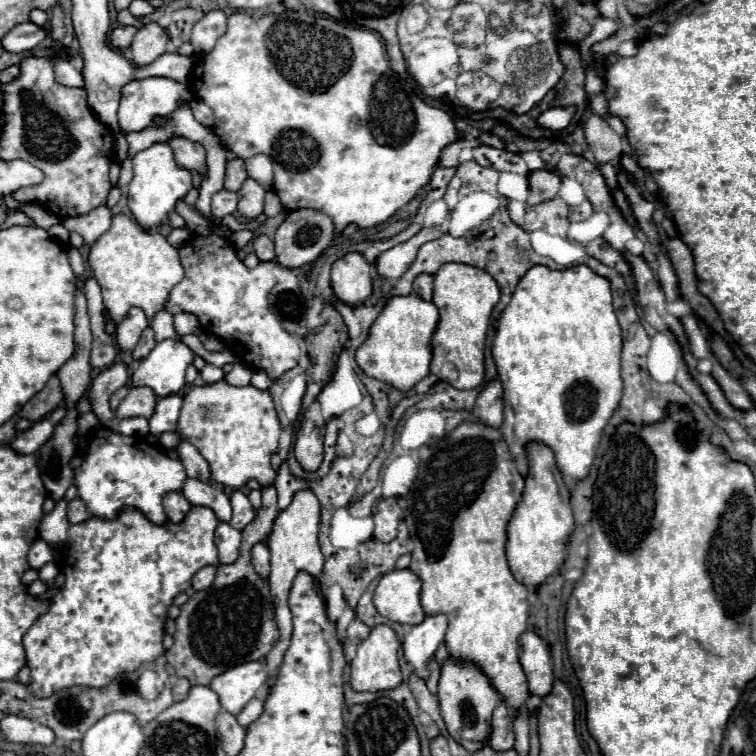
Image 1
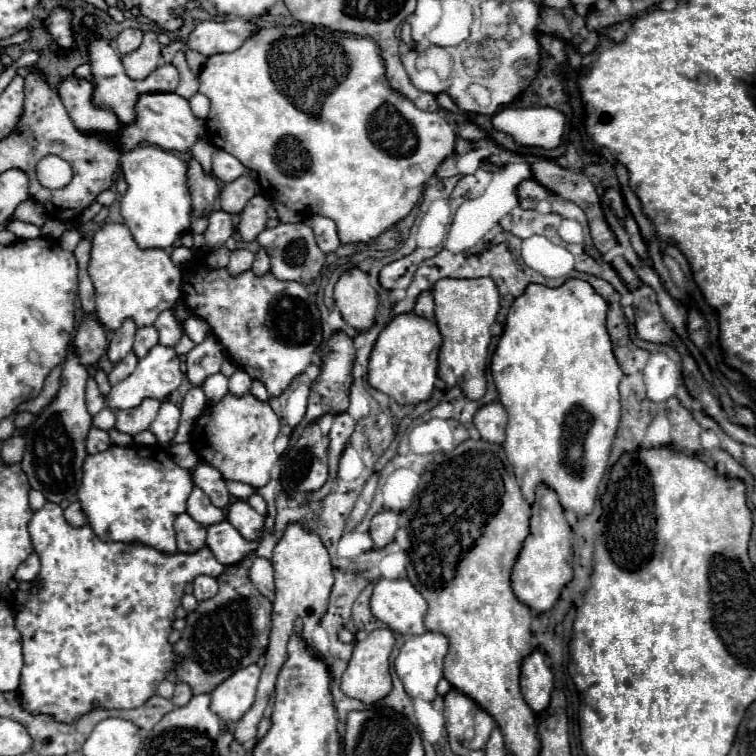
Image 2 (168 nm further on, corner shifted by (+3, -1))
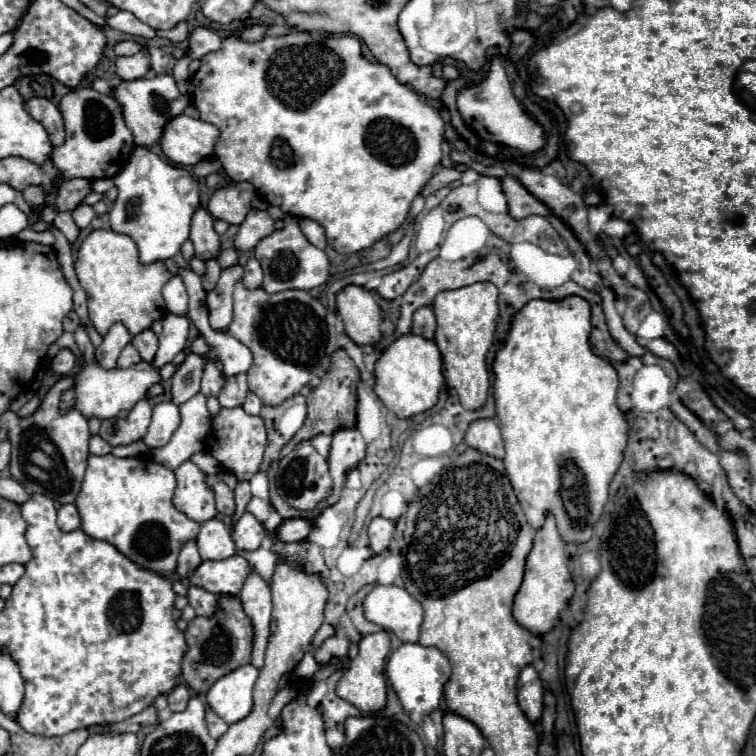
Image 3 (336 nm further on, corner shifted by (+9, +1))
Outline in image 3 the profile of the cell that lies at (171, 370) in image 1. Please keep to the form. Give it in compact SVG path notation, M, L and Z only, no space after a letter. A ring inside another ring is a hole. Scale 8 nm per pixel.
M79 324L77 330L73 332L75 336L75 342L79 346L79 350L83 352L85 356L85 366L77 372L77 380L75 380L75 388L73 390L67 390L63 394L63 400L61 400L61 408L63 412L69 410L69 408L77 408L83 412L85 418L89 416L97 416L101 420L107 420L107 418L115 418L119 412L129 412L139 400L145 400L149 396L149 390L155 386L155 384L161 384L161 376L159 376L159 368L151 362L139 362L127 370L105 370L101 368L93 358L89 358L89 354L93 354L93 346L91 346L91 340L87 336L87 326L85 324Z

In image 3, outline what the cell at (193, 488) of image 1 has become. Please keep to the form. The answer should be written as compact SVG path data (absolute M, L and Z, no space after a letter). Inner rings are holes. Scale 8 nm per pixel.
M183 462L177 470L177 490L175 490L175 506L185 512L191 520L203 524L211 518L215 518L215 498L207 484L205 474L193 464Z

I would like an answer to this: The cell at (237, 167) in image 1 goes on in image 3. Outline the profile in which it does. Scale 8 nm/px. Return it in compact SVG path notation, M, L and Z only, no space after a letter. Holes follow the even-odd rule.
M229 182L215 190L207 210L213 218L225 220L229 224L241 224L251 210L251 200L255 198L255 188L251 182Z

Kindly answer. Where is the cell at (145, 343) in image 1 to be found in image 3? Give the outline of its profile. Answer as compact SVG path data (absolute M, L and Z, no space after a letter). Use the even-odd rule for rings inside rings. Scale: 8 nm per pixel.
M143 330L141 334L133 336L133 346L137 348L143 360L153 360L157 352L157 336L151 330Z

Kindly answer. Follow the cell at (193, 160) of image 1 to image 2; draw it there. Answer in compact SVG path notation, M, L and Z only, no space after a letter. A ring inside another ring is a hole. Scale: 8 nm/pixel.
M197 160L189 162L189 172L187 172L187 184L191 188L191 198L193 198L193 218L209 216L215 206L217 206L217 194L219 186L215 178L205 176L201 170L201 164Z

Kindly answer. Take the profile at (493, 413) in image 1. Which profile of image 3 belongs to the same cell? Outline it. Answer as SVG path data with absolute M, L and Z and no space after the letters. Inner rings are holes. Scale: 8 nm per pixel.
M479 418L471 422L465 432L465 444L479 452L487 452L495 458L503 458L505 454L501 428L495 418Z

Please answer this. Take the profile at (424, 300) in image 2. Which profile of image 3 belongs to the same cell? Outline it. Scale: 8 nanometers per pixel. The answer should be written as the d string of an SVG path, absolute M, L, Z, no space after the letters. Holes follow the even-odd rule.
M423 306L413 314L411 332L425 336L425 338L433 338L433 334L435 334L435 314L433 314L431 306Z

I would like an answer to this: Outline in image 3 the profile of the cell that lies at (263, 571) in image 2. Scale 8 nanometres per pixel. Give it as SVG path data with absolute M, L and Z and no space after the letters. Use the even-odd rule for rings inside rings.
M251 572L241 588L239 598L243 600L243 610L253 620L255 642L253 642L253 660L255 668L263 666L265 648L269 640L269 620L271 620L271 590L269 584L257 574Z

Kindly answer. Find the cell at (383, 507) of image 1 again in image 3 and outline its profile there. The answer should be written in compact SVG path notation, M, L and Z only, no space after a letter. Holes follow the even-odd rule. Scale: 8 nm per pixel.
M381 516L371 520L367 534L369 534L369 546L373 548L375 554L381 554L383 550L389 548L391 540L393 540L393 532L395 532L393 520L387 520L387 518L381 518Z

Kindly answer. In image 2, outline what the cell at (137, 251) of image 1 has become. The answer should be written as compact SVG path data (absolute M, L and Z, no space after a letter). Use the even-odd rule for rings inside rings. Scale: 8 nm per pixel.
M103 224L93 240L91 240L91 258L89 258L89 276L95 286L95 304L97 304L97 320L107 330L119 330L125 318L133 318L135 324L141 326L153 326L157 316L163 310L169 310L175 306L175 302L181 296L181 270L171 262L171 256L165 250L141 250L129 228L125 224Z

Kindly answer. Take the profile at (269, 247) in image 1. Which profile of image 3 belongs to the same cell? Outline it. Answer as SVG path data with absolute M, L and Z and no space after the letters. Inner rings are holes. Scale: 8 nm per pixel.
M249 258L249 262L245 264L245 276L243 276L243 284L247 288L259 288L263 282L263 268L259 264L257 258Z

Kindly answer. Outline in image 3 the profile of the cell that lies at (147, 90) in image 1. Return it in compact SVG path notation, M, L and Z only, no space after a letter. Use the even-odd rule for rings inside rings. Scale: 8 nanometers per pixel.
M179 114L165 124L159 146L173 164L193 166L215 152L217 138L219 130L213 124Z

